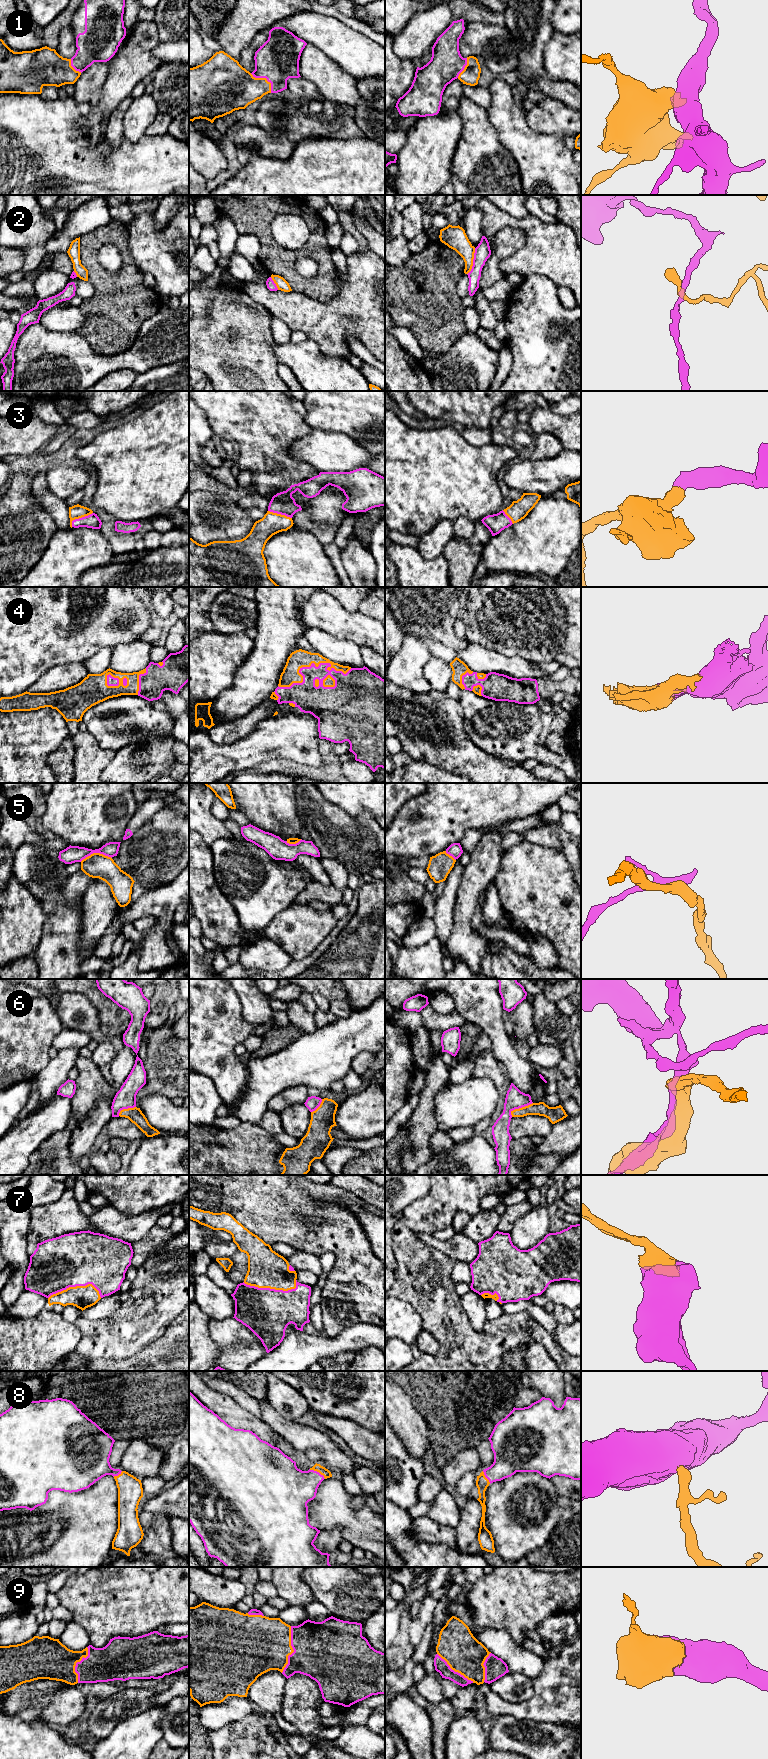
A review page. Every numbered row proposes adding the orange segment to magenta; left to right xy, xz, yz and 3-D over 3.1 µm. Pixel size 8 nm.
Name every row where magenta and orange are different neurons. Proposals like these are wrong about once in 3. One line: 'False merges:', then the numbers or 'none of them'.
False merges: 2, 5, 6

